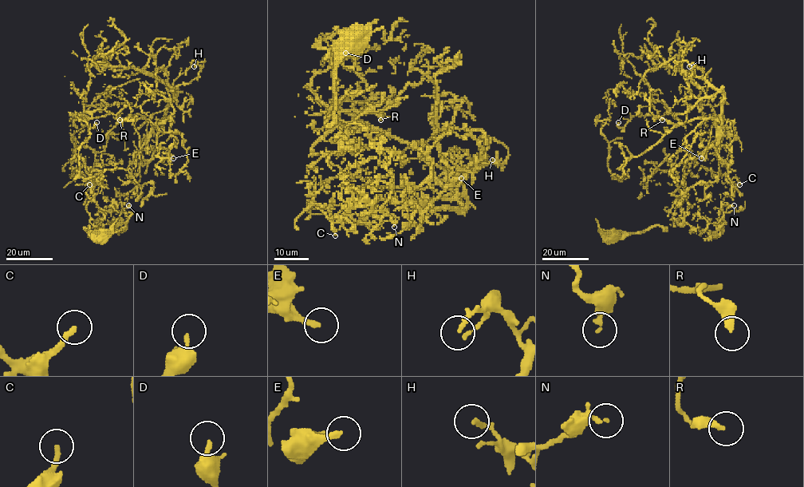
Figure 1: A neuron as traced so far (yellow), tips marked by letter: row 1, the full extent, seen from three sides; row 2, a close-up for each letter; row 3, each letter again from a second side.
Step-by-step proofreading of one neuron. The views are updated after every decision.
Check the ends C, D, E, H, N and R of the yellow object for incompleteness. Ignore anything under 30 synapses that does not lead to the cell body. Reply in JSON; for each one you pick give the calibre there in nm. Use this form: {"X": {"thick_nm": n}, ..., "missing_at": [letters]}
{"E": {"thick_nm": 220}, "missing_at": ["E"]}

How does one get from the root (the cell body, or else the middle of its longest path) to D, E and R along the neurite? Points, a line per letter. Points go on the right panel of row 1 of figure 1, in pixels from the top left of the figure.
D: (611, 237), (741, 194), (704, 79), (629, 53), (669, 111), (618, 122)
E: (611, 237), (664, 229), (679, 199), (681, 226), (717, 223), (723, 199), (741, 194), (712, 146), (701, 158)
R: (611, 237), (741, 194), (708, 151), (723, 95), (629, 53), (662, 120)

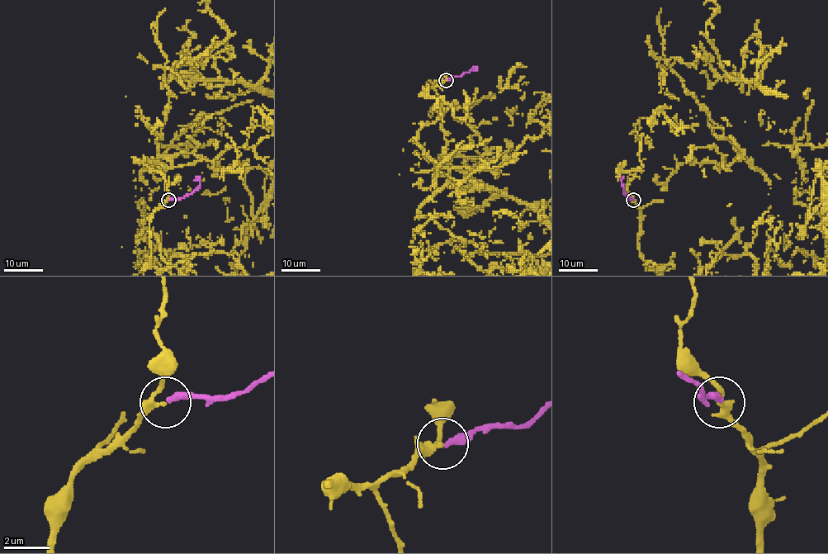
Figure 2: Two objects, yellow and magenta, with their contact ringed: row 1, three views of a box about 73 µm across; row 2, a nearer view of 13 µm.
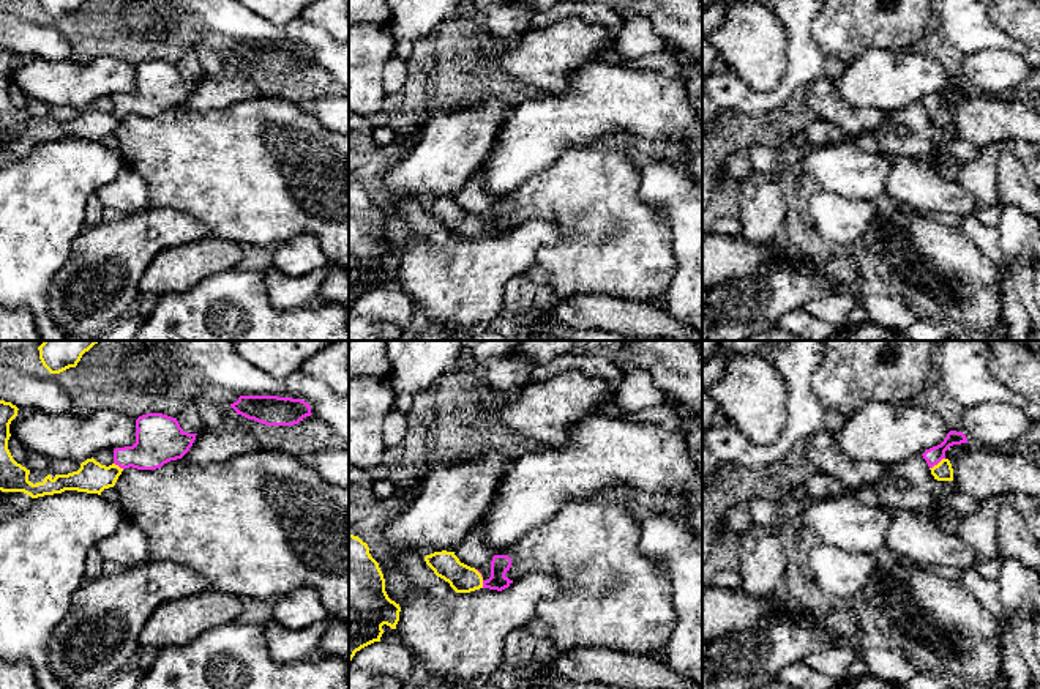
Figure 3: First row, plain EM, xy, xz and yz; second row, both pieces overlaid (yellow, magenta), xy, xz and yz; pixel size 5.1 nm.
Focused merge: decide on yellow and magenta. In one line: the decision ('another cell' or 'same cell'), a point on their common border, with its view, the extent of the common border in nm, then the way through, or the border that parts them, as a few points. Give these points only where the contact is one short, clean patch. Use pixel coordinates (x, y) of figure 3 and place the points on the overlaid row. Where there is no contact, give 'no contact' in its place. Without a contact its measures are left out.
same cell; contact yz (938, 464); length 100 nm; way yz (942, 472), (938, 464), (933, 456)

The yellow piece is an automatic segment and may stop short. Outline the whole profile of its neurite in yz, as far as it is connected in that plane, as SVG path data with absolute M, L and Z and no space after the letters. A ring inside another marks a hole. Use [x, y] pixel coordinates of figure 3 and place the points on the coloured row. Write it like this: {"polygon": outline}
{"polygon": "M950 430L941 445L933 446L922 454L934 479L953 481L953 468L950 460L945 457L945 451L950 446L961 443L967 443L966 435L963 432Z"}

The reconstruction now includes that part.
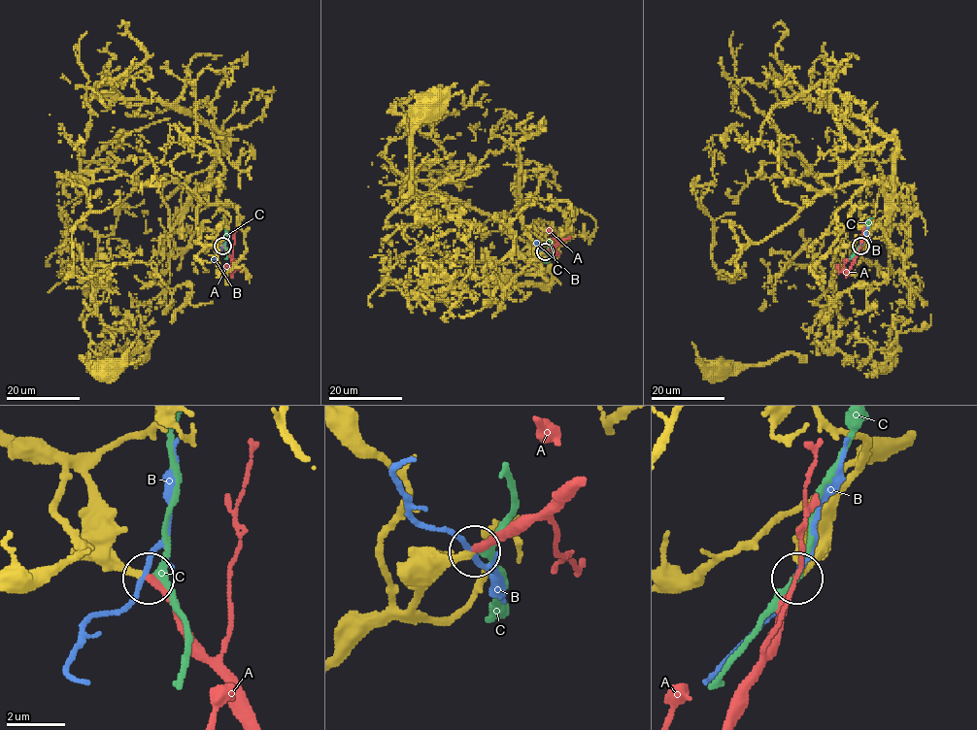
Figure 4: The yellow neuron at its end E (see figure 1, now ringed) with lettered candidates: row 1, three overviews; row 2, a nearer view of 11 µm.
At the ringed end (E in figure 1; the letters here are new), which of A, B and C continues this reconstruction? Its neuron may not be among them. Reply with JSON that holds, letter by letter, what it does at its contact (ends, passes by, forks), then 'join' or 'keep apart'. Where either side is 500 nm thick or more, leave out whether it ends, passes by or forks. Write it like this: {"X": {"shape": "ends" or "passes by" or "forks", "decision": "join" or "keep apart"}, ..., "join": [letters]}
{"A": {"shape": "ends", "decision": "join"}, "B": {"shape": "passes by", "decision": "keep apart"}, "C": {"shape": "passes by", "decision": "keep apart"}, "join": ["A"]}

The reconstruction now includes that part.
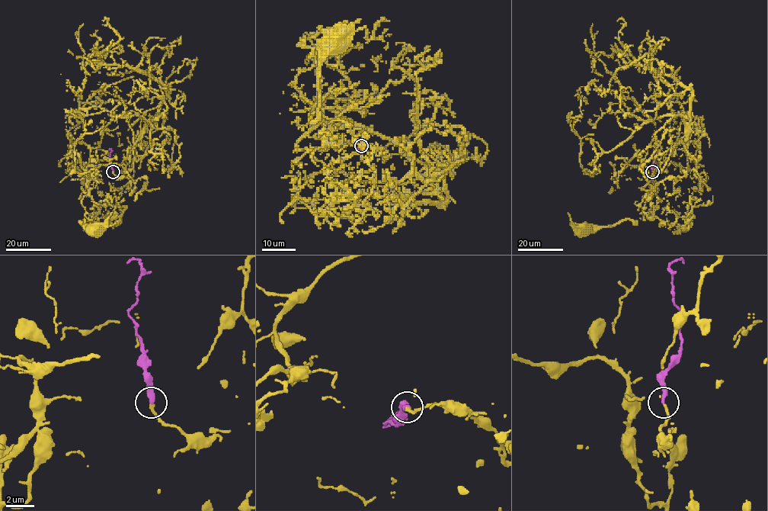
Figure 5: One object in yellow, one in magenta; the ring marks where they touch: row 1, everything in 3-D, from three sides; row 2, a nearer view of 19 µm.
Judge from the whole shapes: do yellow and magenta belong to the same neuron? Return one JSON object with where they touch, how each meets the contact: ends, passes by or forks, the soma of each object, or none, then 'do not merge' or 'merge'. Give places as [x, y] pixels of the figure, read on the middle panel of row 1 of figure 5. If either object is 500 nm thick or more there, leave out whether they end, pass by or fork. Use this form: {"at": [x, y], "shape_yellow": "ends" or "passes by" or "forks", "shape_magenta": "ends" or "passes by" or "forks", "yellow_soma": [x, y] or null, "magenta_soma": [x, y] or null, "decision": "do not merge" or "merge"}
{"at": [361, 146], "shape_yellow": "ends", "shape_magenta": "ends", "yellow_soma": [337, 40], "magenta_soma": null, "decision": "merge"}

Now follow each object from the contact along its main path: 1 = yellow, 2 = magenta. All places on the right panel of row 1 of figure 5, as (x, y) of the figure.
1: (652, 171), (685, 147), (709, 188), (694, 191), (686, 216), (651, 220), (648, 194), (635, 223), (583, 230)
2: (652, 171), (655, 162), (654, 149), (656, 149)

